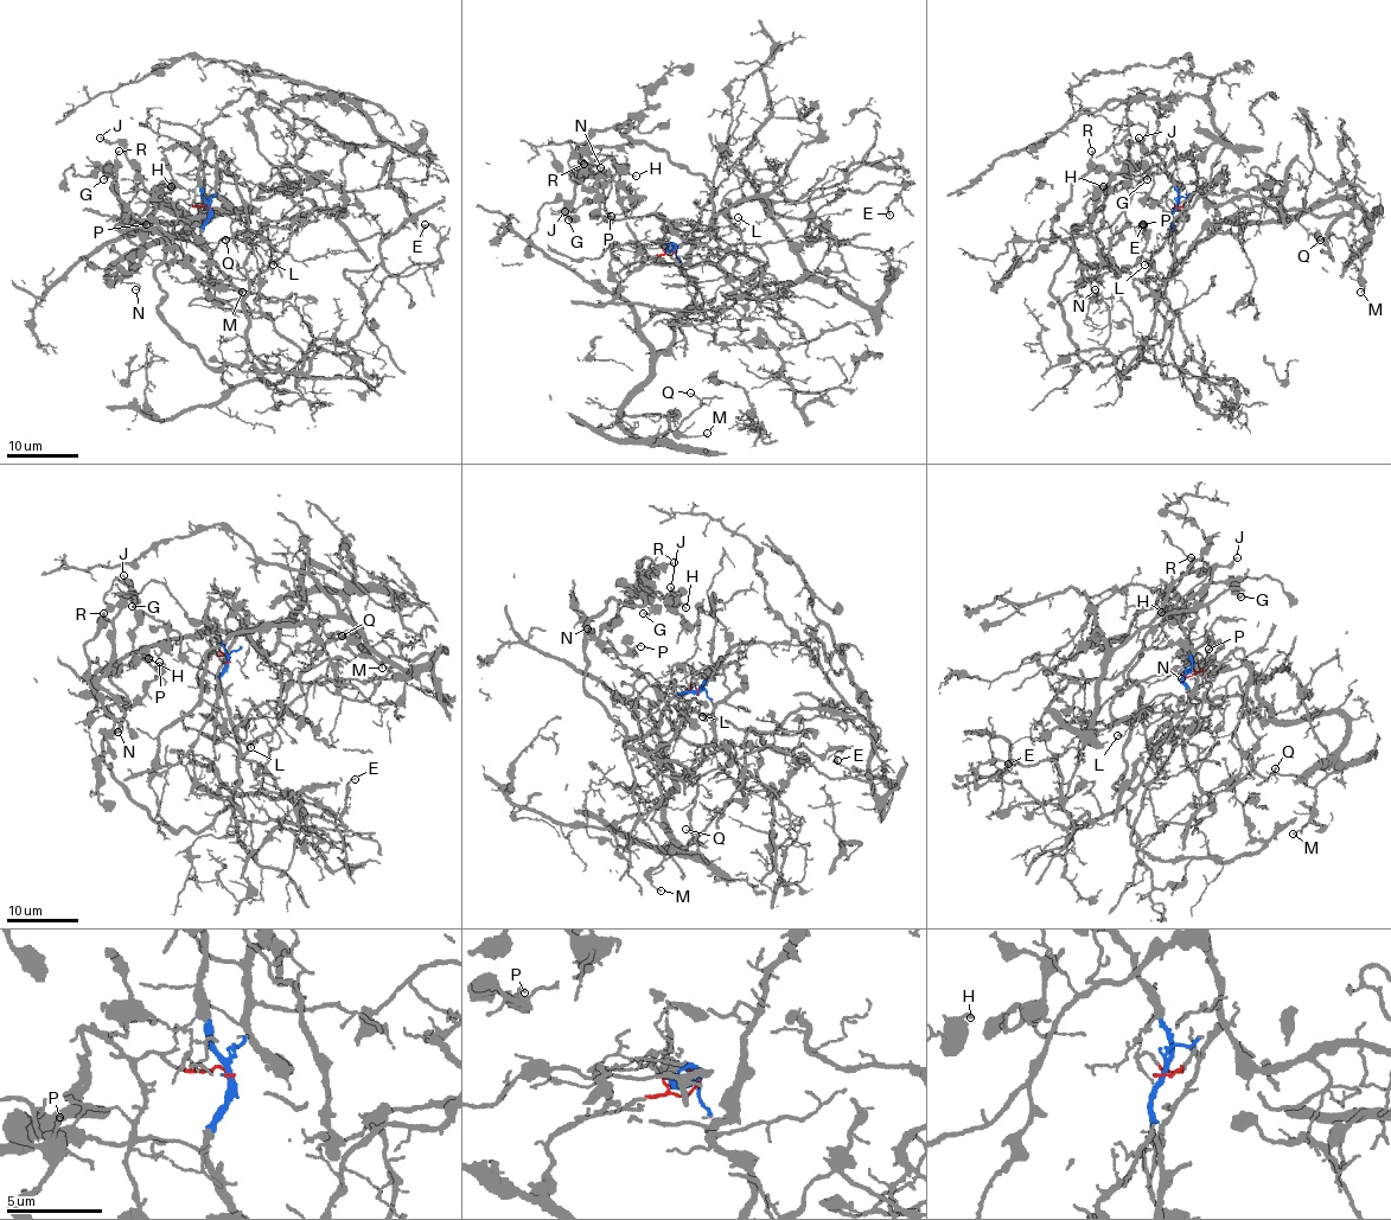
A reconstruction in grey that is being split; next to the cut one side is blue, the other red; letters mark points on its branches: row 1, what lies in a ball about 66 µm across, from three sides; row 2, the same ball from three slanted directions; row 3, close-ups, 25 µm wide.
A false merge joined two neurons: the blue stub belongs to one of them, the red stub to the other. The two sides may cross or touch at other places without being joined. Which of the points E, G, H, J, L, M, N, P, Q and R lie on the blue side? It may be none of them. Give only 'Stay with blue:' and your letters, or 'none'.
Stay with blue: E, G, H, J, L, N, P, R

